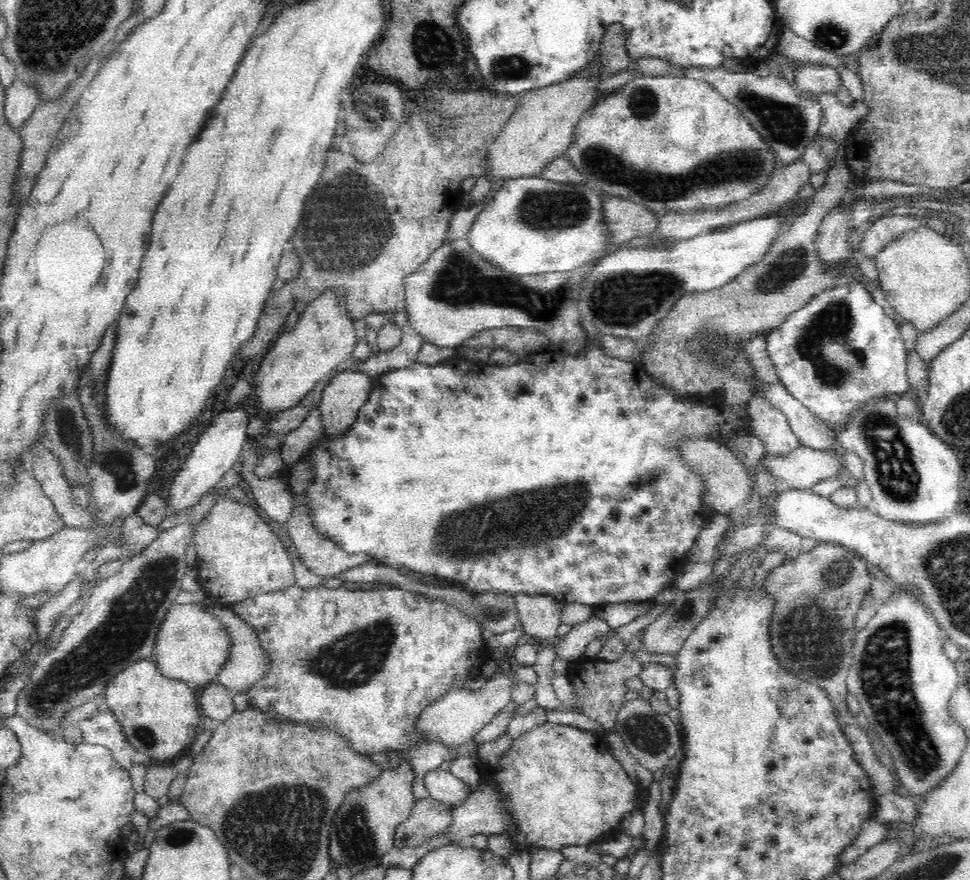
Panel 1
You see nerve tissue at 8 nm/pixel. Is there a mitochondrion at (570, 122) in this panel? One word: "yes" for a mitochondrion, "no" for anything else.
no

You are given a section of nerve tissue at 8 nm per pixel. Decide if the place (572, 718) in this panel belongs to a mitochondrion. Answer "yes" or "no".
no

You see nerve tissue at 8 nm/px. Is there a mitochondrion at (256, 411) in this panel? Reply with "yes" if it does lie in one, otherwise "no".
no

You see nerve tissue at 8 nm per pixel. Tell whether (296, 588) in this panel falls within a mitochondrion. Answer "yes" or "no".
no

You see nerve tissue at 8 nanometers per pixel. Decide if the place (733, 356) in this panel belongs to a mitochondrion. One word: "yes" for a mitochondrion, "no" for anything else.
yes

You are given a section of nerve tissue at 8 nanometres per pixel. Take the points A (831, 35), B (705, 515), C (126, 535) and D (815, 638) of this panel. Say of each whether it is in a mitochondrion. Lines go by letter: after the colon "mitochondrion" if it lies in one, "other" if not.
A: mitochondrion
B: other
C: other
D: mitochondrion

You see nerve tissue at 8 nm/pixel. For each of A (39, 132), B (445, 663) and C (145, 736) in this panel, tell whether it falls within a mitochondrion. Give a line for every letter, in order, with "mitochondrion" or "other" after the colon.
A: other
B: other
C: mitochondrion

